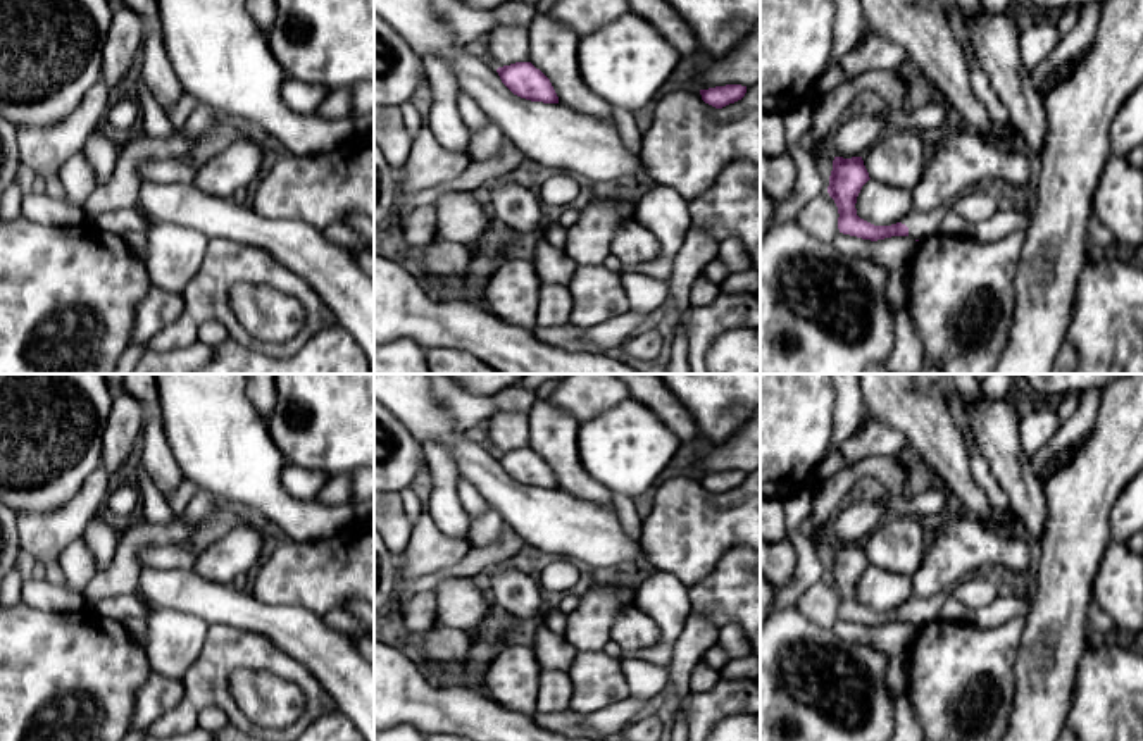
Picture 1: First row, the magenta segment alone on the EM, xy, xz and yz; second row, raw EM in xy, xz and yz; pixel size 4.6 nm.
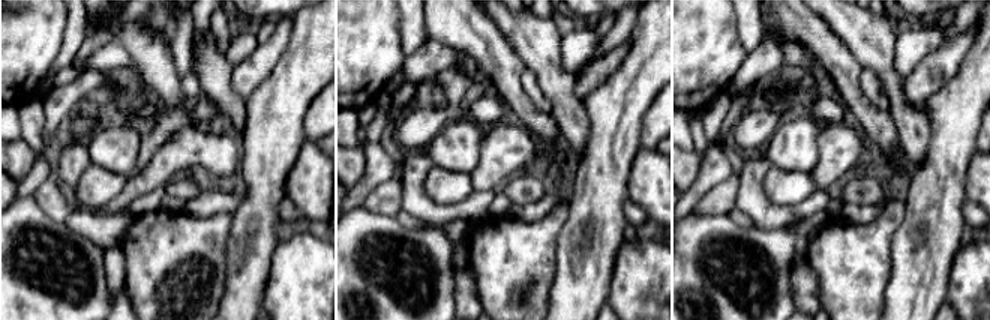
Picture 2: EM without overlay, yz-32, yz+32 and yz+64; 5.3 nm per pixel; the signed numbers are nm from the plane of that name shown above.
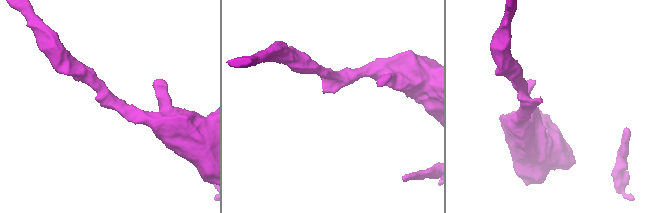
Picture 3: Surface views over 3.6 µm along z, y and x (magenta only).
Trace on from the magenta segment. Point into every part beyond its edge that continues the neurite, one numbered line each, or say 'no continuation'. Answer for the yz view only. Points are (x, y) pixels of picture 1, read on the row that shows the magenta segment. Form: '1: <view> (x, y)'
1: yz (921, 224)

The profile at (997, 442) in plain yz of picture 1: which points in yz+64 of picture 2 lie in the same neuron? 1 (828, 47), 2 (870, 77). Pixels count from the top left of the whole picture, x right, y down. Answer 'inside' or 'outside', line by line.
1: outside
2: outside

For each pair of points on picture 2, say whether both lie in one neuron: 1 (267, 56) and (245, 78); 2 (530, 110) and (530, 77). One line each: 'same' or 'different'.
1: same
2: different

